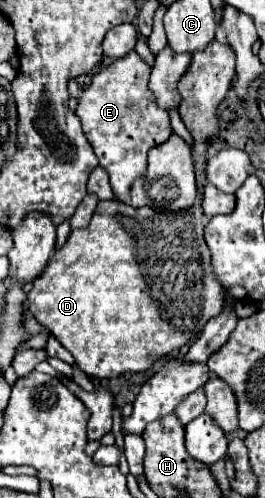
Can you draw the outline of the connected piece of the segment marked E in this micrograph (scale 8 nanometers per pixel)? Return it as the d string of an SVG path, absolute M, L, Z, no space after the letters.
M129 51L101 69L77 99L75 113L81 119L83 133L99 157L99 165L109 173L113 193L119 199L125 199L133 181L145 173L149 149L165 143L173 133L167 111L157 105L149 89L149 73L151 67L135 51Z

